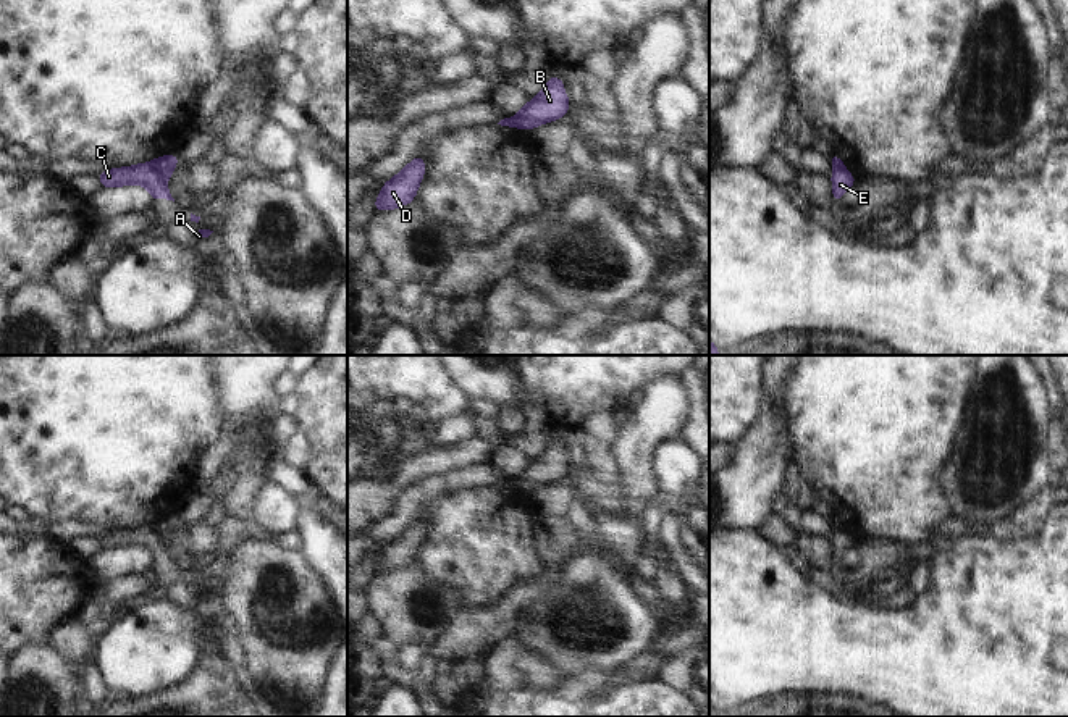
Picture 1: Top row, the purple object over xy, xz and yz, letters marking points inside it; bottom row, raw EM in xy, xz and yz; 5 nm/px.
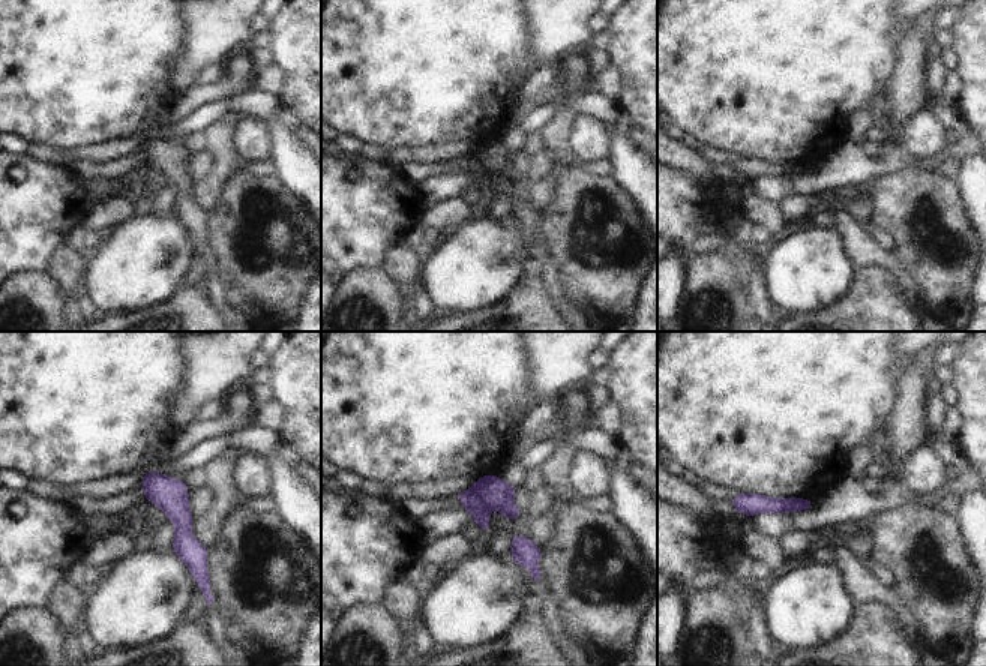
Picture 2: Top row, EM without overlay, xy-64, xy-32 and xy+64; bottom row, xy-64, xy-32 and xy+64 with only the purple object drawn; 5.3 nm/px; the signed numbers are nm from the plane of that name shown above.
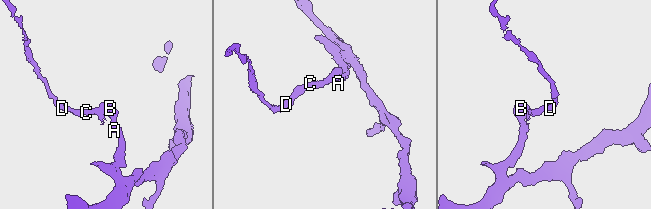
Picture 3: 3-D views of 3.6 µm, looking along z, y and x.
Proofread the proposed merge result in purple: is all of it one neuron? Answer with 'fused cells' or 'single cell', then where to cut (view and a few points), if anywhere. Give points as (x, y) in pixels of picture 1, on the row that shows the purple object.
fused cells | xy (151, 163), (163, 180)

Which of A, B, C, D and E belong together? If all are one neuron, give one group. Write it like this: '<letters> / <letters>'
A B / C D E

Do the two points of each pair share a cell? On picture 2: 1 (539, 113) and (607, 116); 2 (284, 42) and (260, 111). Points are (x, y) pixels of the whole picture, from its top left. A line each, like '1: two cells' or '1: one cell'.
1: one cell
2: two cells

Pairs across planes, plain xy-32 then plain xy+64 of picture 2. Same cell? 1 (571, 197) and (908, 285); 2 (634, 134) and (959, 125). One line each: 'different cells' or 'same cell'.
1: different cells
2: different cells

